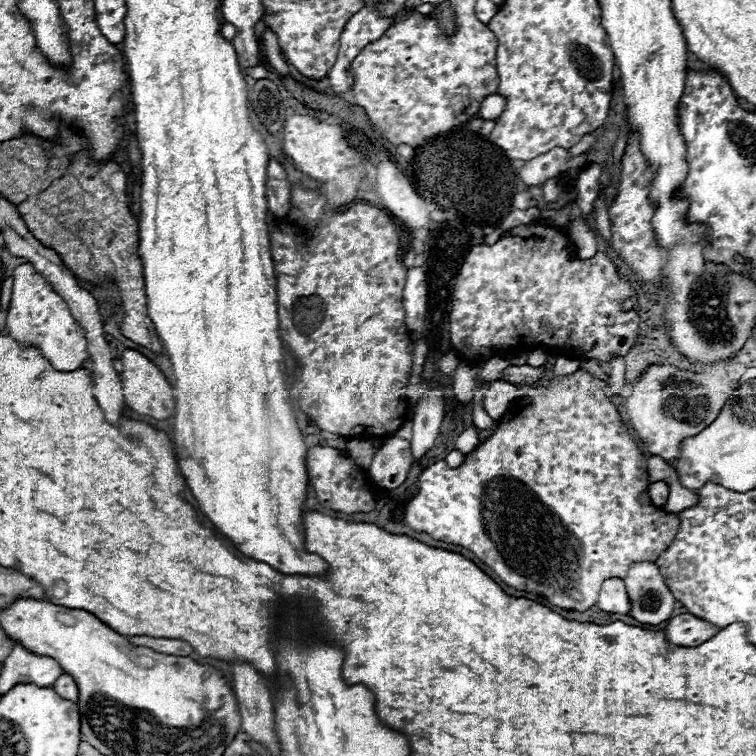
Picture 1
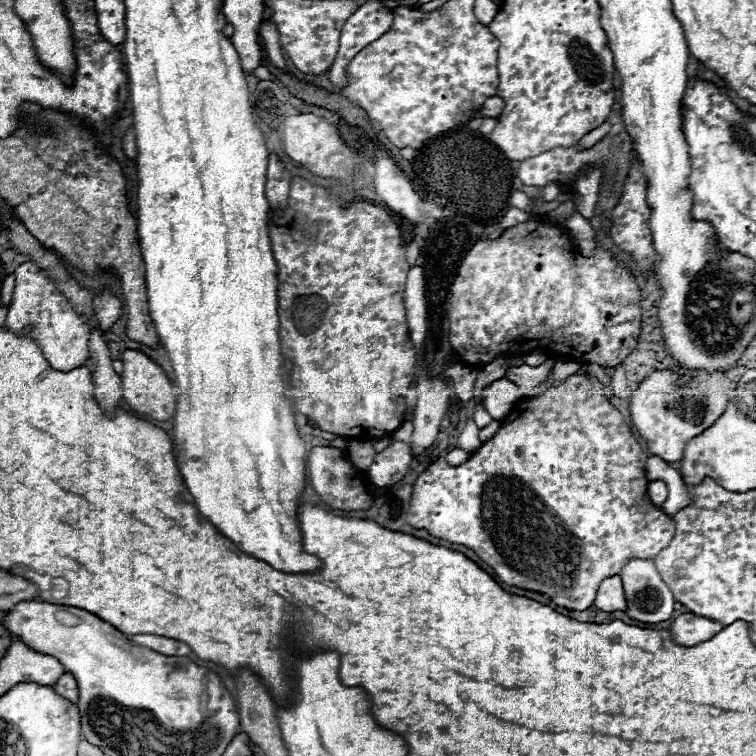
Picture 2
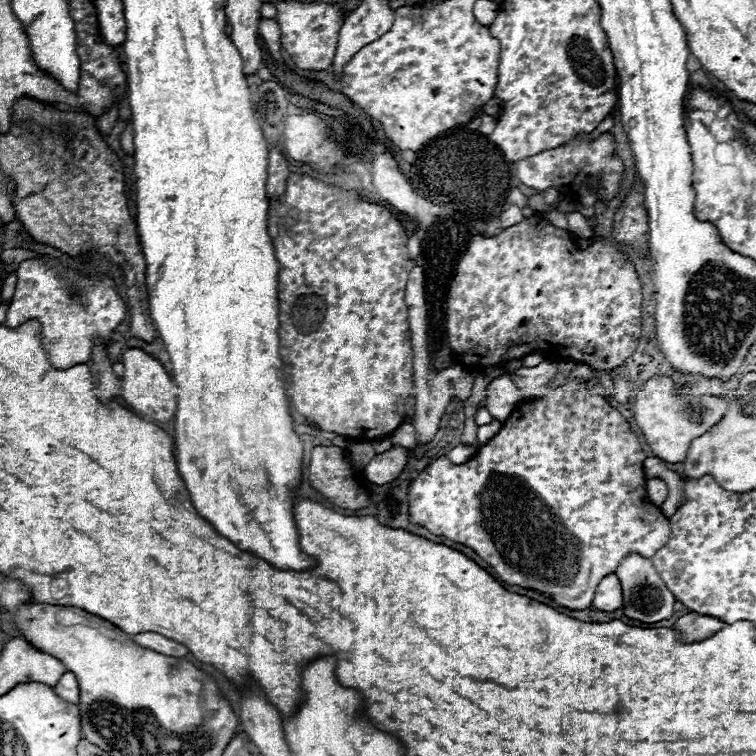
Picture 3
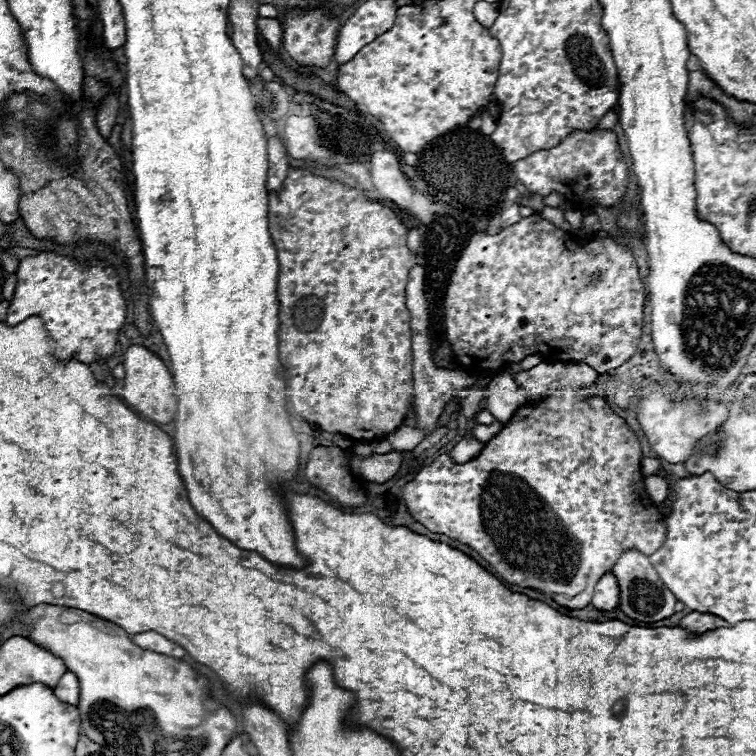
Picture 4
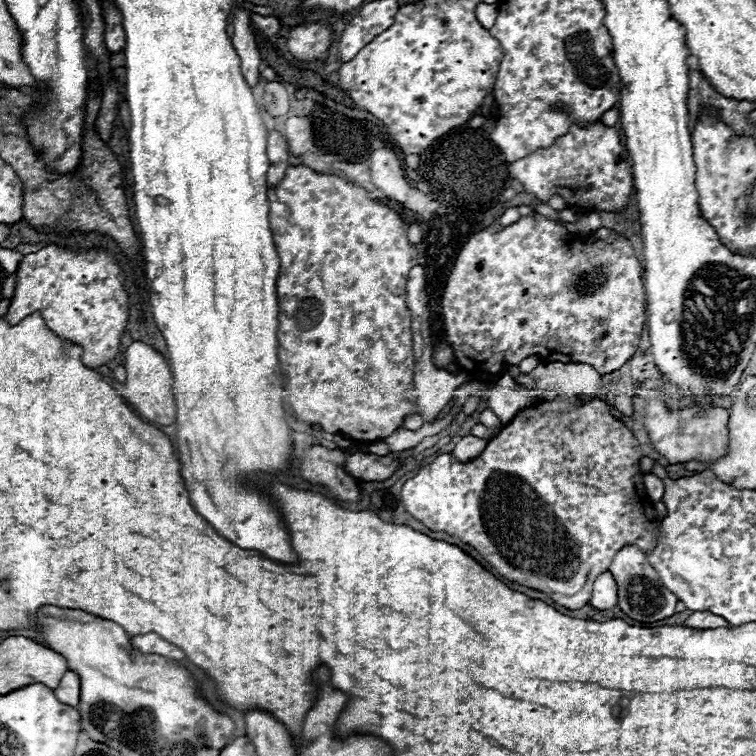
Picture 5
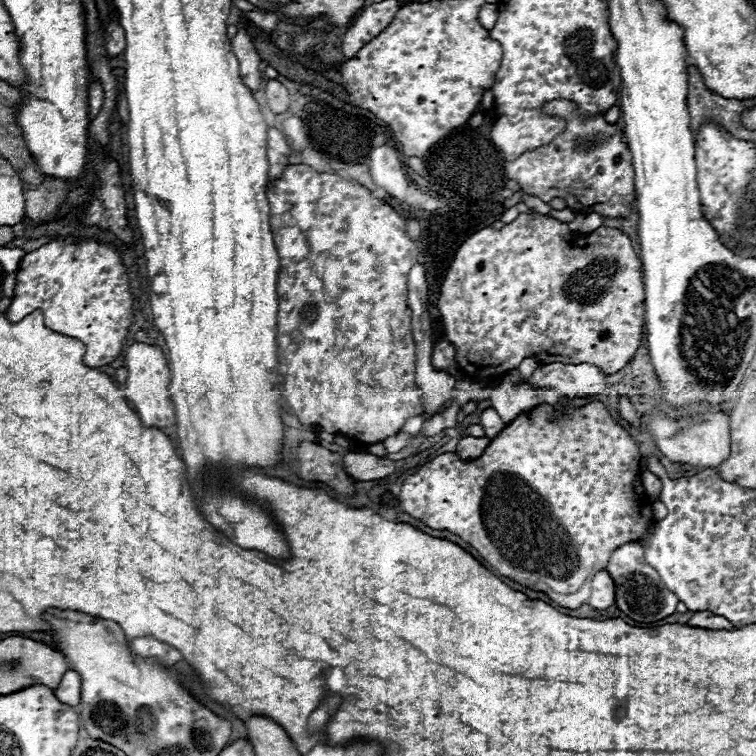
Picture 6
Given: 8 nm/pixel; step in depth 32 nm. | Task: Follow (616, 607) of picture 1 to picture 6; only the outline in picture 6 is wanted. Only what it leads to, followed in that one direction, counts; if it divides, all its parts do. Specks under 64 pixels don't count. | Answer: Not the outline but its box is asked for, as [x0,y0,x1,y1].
[586,570,616,610]

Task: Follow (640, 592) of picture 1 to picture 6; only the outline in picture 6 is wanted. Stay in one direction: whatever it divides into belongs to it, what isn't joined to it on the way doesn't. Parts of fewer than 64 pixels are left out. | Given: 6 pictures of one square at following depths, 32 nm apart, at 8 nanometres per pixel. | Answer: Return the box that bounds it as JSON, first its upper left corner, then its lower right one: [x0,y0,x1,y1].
[606,542,678,622]

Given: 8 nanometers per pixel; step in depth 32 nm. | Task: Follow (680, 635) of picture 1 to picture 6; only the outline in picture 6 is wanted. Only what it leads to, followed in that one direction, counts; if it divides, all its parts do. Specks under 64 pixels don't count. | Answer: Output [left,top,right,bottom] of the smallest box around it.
[688,612,734,630]

